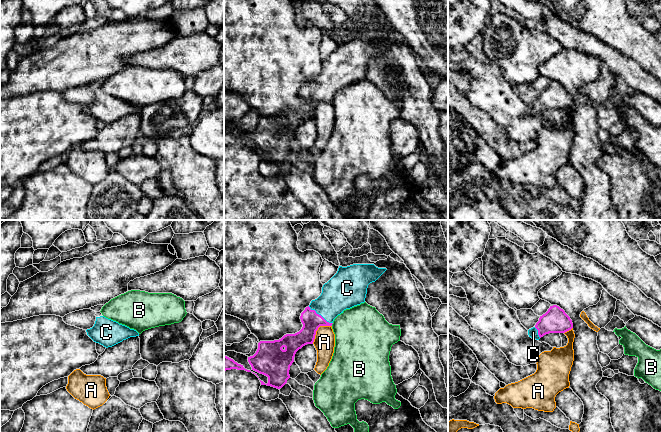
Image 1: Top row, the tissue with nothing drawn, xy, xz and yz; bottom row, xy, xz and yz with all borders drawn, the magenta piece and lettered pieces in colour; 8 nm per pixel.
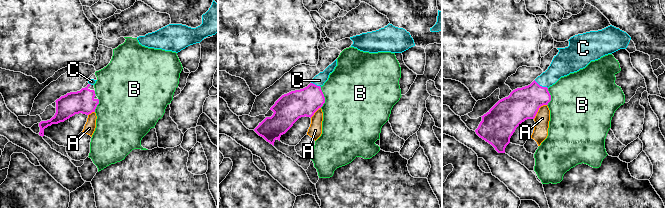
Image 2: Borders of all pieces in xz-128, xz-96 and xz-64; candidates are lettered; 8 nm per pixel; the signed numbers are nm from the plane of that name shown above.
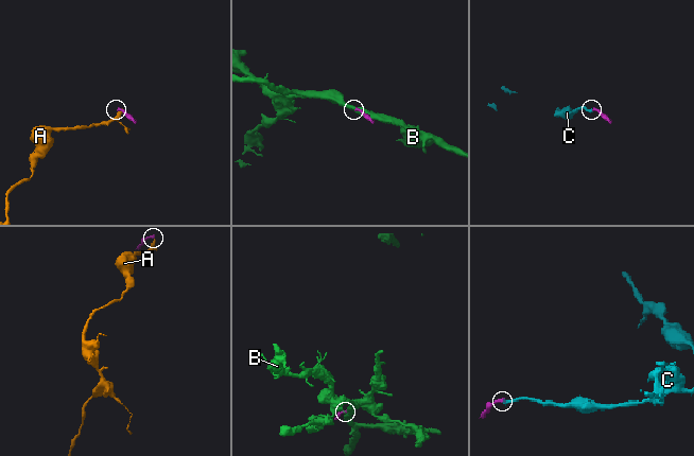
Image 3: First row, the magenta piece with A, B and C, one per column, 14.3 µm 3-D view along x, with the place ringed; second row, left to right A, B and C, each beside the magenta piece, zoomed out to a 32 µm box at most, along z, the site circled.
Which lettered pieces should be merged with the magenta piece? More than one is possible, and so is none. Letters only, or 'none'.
C

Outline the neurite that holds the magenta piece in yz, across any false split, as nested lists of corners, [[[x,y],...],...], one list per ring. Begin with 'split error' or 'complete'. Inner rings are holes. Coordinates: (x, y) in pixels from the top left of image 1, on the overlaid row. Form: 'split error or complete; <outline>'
split error; [[[557,305],[550,306],[548,311],[540,316],[536,325],[528,330],[532,339],[539,340],[549,333],[565,333],[573,328],[570,317]]]

